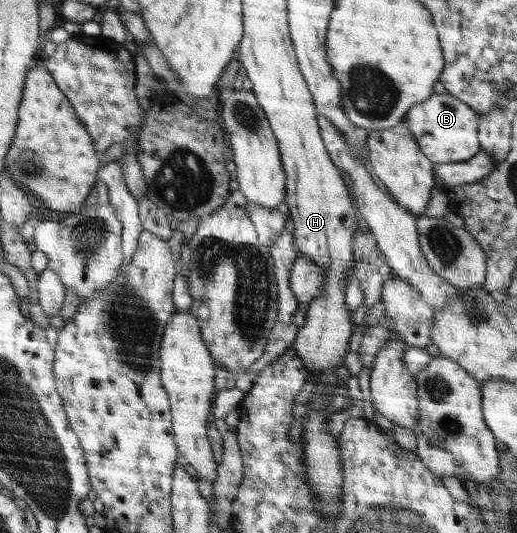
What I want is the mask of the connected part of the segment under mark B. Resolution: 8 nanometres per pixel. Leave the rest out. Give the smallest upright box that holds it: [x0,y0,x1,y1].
[402,92,481,166]

